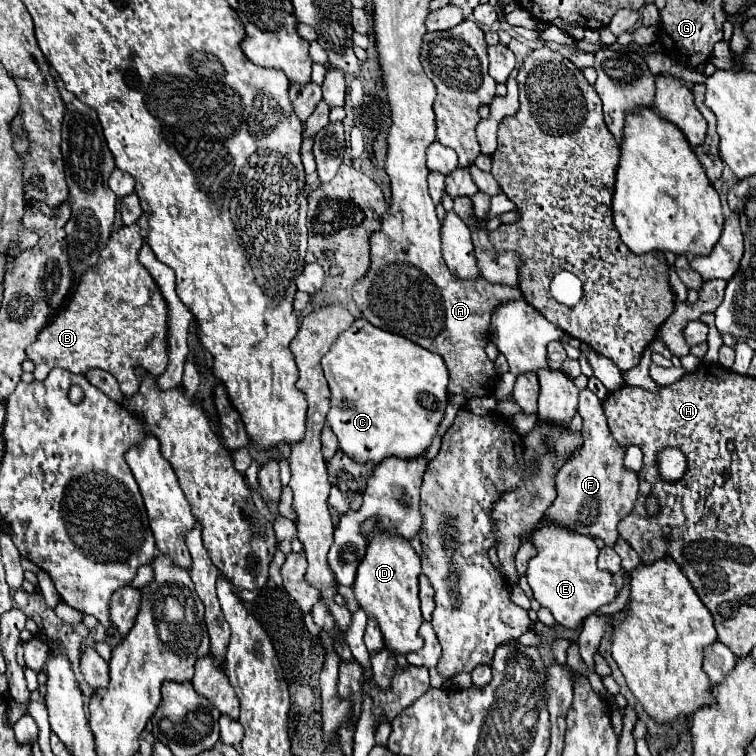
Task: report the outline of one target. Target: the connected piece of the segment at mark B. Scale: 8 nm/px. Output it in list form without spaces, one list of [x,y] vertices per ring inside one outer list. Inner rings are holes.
[[[137,223],[111,233],[99,263],[83,275],[67,305],[39,333],[39,339],[27,347],[27,357],[35,363],[35,379],[43,379],[53,367],[69,369],[71,373],[99,367],[115,375],[125,397],[133,397],[139,389],[139,377],[133,367],[143,365],[155,377],[167,369],[169,311],[155,279],[139,263],[143,243]],[[159,335],[163,335],[163,341],[157,341]]]

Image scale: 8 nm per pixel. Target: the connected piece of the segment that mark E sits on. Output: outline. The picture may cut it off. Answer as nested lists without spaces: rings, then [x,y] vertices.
[[[541,527],[539,531],[535,531],[533,539],[537,547],[537,557],[533,557],[527,563],[527,581],[533,589],[535,599],[541,603],[541,607],[547,607],[553,613],[559,625],[577,629],[591,613],[595,613],[599,607],[613,603],[617,599],[617,587],[615,587],[613,575],[597,567],[597,545],[593,543],[591,537],[579,535],[573,531],[563,531],[563,527],[545,527],[545,529]]]

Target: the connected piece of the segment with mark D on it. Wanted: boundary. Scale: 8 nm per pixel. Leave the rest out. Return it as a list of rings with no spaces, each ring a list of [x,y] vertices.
[[[373,521],[365,523],[365,533],[377,533],[371,537],[367,555],[357,569],[357,579],[353,583],[355,599],[369,619],[375,619],[381,627],[385,647],[393,655],[407,655],[411,651],[419,651],[423,647],[423,639],[419,637],[419,625],[423,621],[419,609],[419,587],[417,577],[421,573],[421,559],[413,551],[411,543],[401,537],[381,535],[375,529]]]

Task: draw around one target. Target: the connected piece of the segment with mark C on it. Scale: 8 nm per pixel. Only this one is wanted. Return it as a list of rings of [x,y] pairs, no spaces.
[[[361,317],[339,335],[321,365],[331,389],[327,423],[335,431],[341,451],[357,463],[375,465],[393,455],[415,459],[425,453],[449,405],[449,371],[439,355],[373,327]]]

